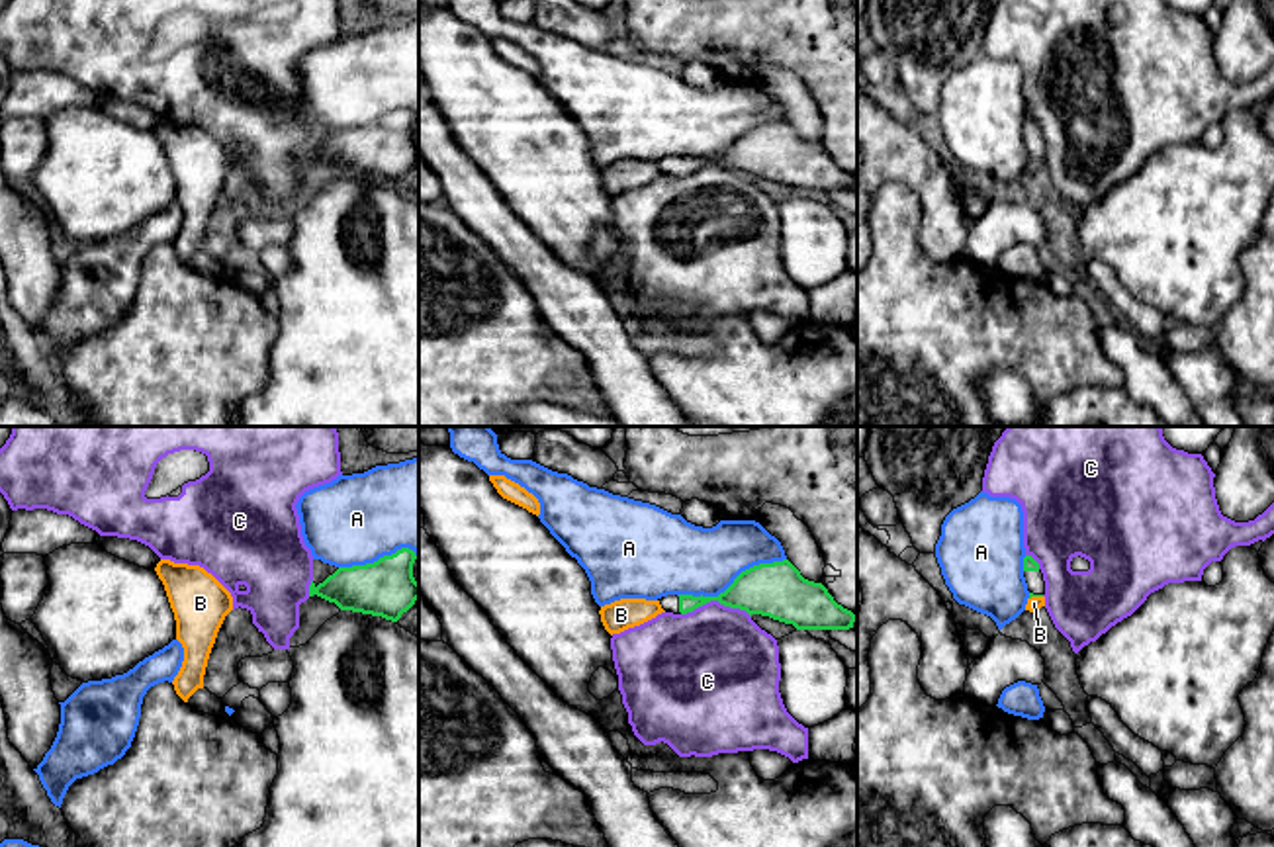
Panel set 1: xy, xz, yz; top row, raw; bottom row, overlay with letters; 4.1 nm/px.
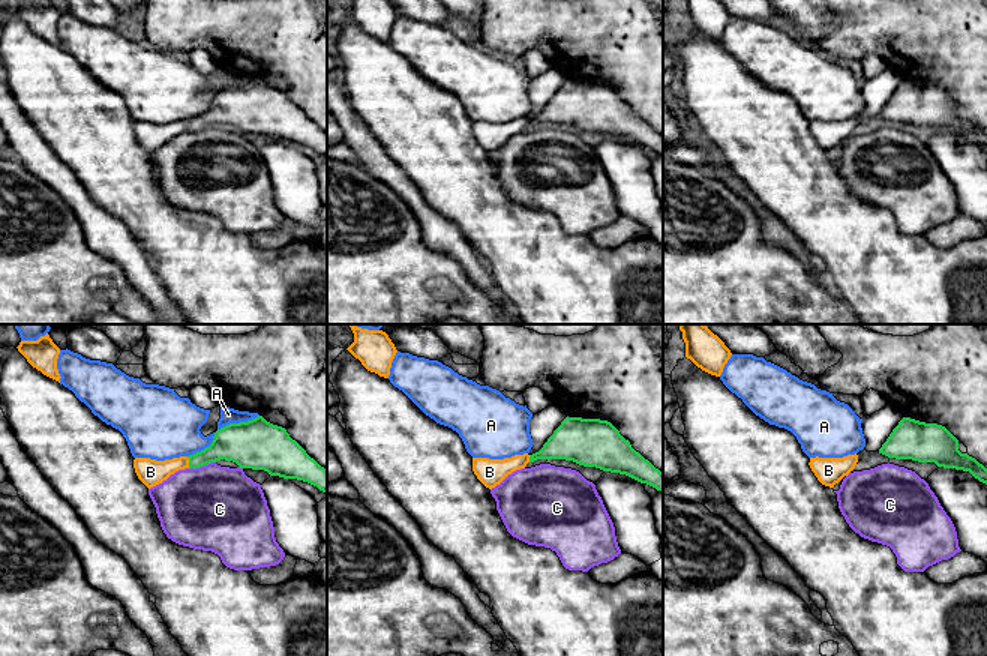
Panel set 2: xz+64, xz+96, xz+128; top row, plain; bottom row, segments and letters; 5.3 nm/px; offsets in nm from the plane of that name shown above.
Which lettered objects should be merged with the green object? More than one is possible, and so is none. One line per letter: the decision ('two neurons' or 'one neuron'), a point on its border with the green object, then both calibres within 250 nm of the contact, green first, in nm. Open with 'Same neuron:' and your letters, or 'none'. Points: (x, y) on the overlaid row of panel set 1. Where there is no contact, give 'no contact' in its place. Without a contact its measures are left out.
Same neuron: none
A: two neurons; meets green in xz at (732, 583); 220 nm thick on the green side, 300 nm on the other
B: two neurons; meets green in yz at (1036, 595); 20 nm thick on the green side, 60 nm on the other
C: two neurons; meets green in xz at (717, 599); 220 nm thick on the green side, 440 nm on the other

